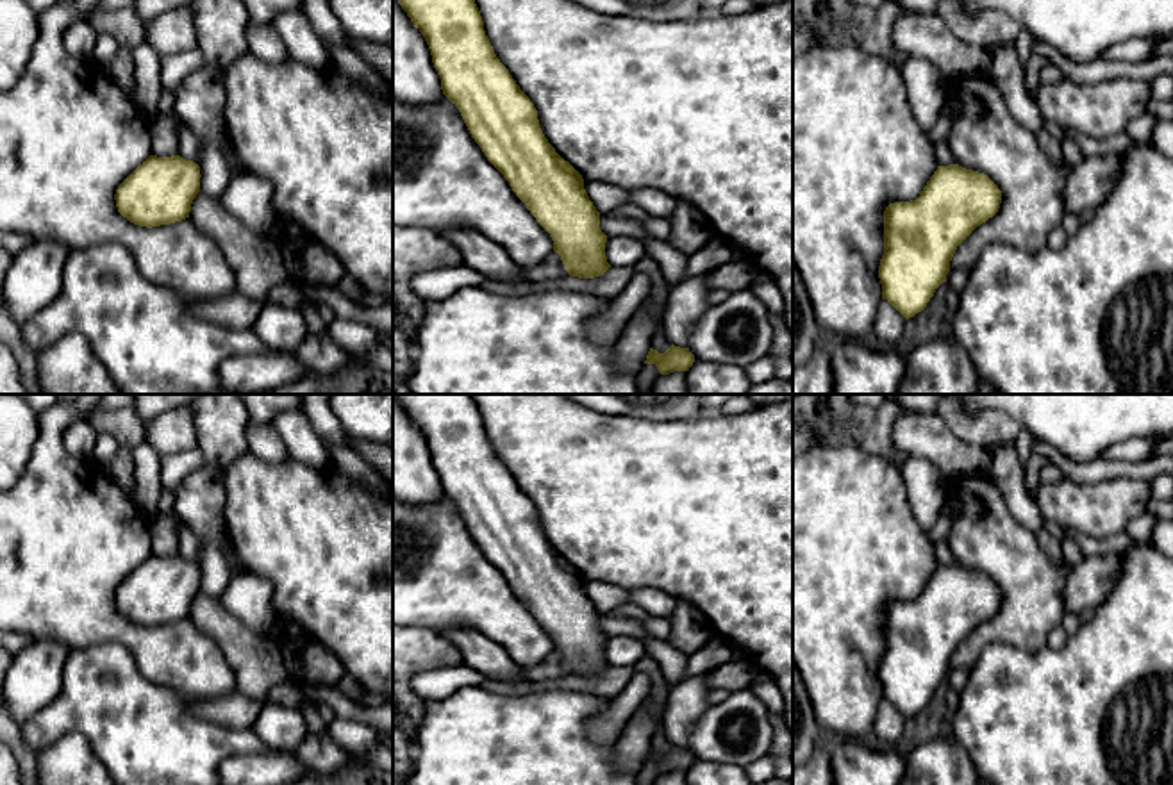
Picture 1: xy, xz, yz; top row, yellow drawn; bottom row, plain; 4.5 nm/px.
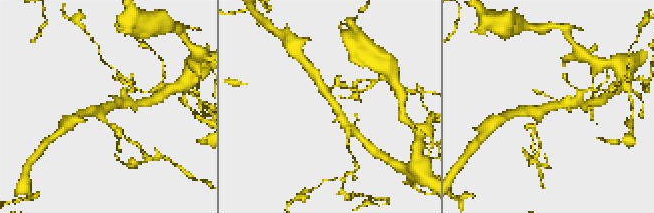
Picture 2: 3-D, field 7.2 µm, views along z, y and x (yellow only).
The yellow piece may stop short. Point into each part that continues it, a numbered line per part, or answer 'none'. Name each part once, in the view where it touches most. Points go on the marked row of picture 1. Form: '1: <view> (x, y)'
none

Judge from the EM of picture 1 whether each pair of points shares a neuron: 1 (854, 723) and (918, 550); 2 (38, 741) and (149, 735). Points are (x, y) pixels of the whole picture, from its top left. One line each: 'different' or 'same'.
1: same
2: same

